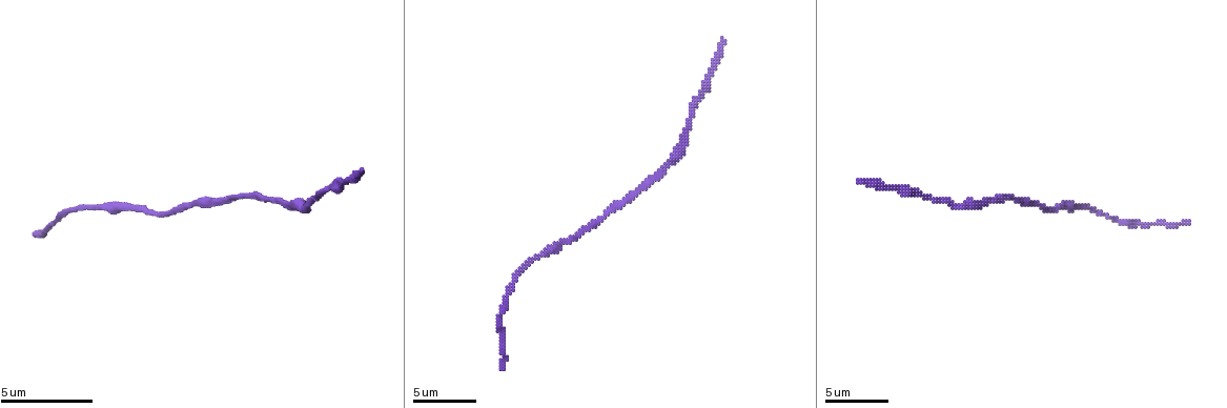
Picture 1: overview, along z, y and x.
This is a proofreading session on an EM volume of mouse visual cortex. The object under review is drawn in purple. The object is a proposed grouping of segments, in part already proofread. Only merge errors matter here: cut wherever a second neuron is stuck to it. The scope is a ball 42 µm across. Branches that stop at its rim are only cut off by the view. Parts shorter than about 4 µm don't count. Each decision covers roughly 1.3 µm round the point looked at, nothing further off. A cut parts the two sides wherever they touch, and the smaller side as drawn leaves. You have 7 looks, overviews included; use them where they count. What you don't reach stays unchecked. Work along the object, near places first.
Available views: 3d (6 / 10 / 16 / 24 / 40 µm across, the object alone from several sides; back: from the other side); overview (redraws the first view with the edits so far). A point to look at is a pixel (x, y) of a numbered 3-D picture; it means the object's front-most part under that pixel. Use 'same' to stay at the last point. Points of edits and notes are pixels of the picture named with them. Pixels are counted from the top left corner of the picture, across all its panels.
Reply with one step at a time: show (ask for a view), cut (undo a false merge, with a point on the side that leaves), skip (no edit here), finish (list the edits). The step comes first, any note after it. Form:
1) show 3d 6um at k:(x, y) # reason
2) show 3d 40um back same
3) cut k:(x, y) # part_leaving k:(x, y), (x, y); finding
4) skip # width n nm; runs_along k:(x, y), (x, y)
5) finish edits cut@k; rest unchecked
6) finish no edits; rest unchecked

show 3d 16um at 1:(1117, 219) # sudden change in width

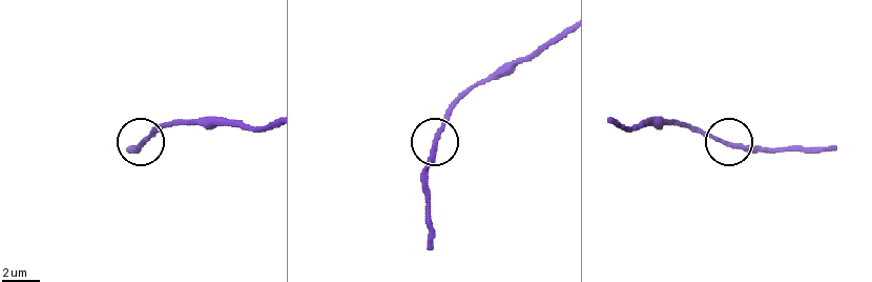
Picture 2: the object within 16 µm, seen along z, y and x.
skip # width 240 nm; runs_along 2:(563, 29), (501, 66), (455, 108), (431, 150), (427, 201); continuous, no second neuron

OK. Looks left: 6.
show 3d 6um at 1:(200, 201)

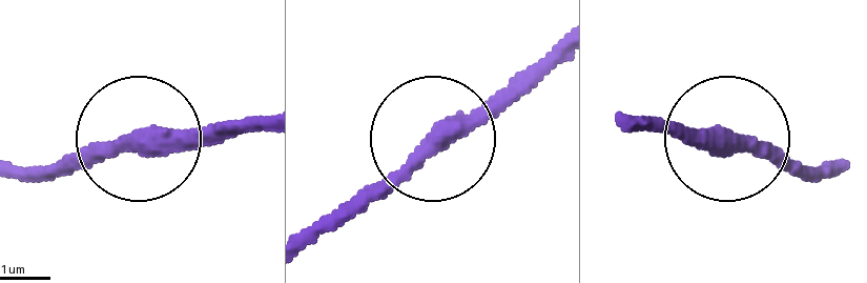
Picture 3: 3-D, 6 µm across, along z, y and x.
skip # side_arm 18 um; continuous, no second neuron

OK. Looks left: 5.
show 3d 16um at 1:(1075, 207)

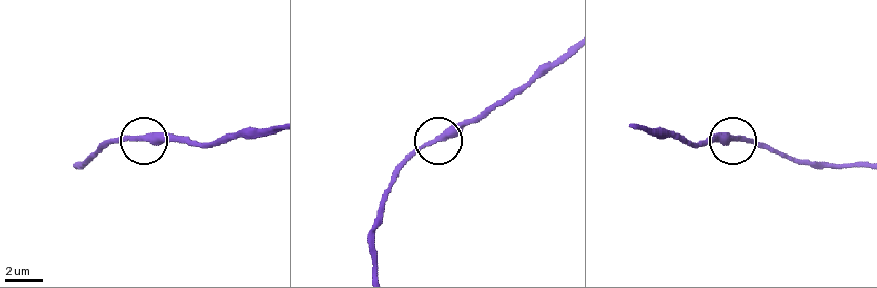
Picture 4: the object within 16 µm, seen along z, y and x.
skip # runs_along 4:(247, 137), (108, 142); continuous, no second neuron

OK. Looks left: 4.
finish no edits; rest unchecked

